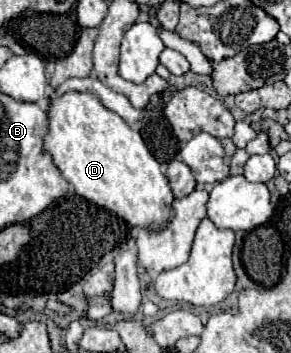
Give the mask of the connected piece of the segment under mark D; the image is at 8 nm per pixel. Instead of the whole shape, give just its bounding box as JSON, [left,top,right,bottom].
[45,93,175,231]

